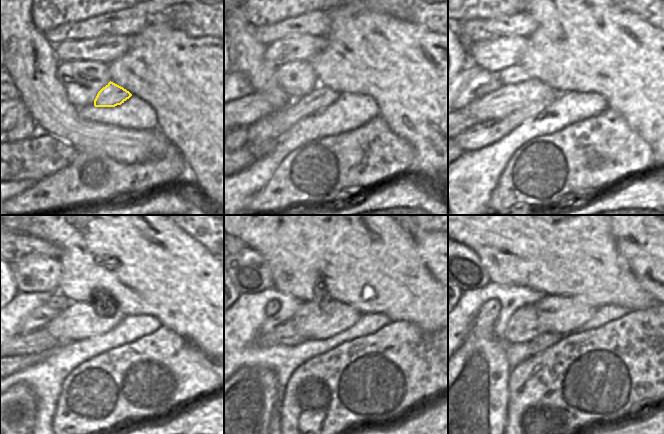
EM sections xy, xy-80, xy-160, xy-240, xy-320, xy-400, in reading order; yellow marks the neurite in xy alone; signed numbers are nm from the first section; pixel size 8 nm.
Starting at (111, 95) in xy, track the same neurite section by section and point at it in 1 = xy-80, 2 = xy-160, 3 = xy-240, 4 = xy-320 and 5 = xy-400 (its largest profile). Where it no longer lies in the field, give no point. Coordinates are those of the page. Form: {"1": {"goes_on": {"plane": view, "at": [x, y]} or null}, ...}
{"1": {"goes_on": {"plane": "xy-80", "at": [275, 125]}}, "2": {"goes_on": {"plane": "xy-160", "at": [481, 135]}}, "3": {"goes_on": {"plane": "xy-240", "at": [20, 362]}}, "4": {"goes_on": null}, "5": {"goes_on": null}}

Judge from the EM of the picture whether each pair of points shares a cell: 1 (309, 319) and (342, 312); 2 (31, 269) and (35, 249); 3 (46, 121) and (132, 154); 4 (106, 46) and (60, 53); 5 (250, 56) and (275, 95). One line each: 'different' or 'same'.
1: same
2: different
3: same
4: same
5: same

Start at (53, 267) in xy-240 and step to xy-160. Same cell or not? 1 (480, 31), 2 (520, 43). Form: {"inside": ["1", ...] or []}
{"inside": ["2"]}

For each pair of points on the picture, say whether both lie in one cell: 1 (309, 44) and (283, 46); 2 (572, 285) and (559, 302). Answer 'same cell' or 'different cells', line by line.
1: same cell
2: different cells

